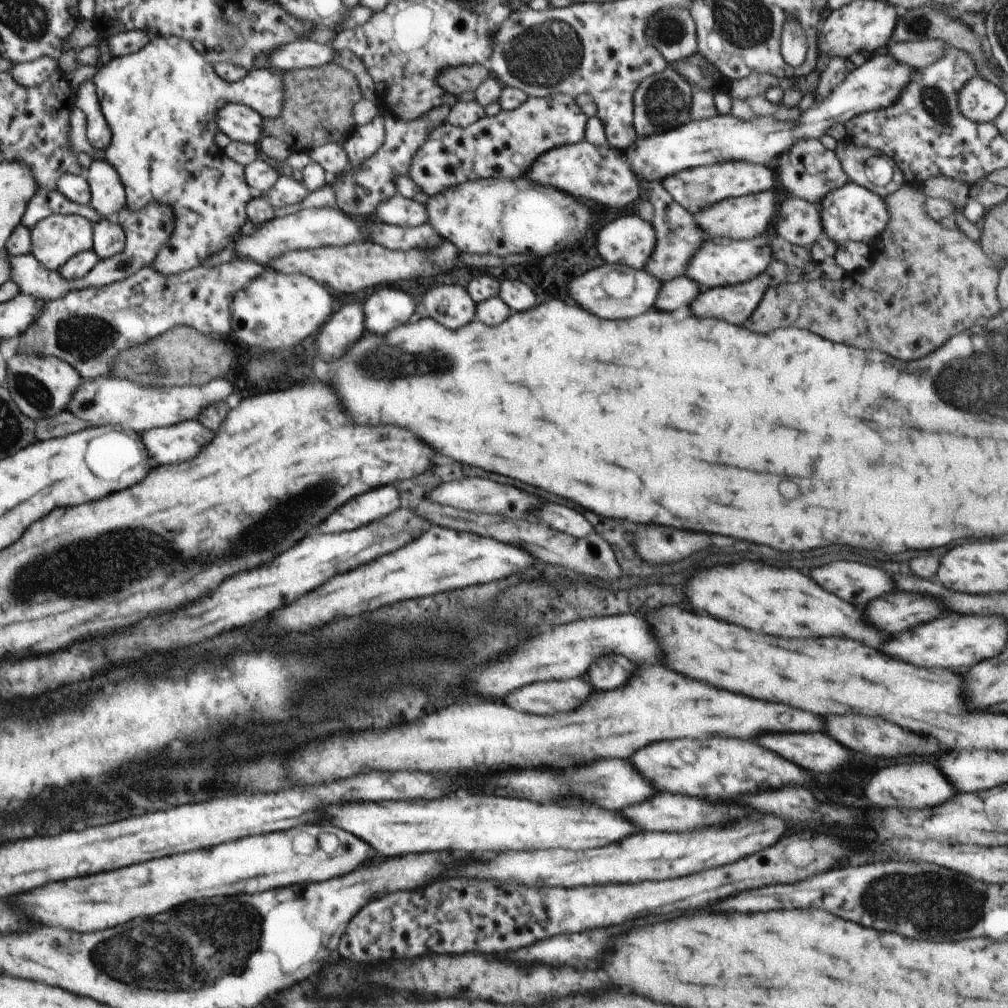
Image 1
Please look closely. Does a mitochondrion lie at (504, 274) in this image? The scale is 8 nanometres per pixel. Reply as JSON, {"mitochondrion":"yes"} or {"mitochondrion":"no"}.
{"mitochondrion":"no"}

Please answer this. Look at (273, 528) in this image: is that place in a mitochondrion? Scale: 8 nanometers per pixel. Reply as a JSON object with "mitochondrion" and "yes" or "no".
{"mitochondrion":"yes"}

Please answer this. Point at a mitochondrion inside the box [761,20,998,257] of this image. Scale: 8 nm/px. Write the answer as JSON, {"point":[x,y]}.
{"point":[934,102]}

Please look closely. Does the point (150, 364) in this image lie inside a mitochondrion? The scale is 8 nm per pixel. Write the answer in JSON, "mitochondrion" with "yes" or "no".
{"mitochondrion":"yes"}

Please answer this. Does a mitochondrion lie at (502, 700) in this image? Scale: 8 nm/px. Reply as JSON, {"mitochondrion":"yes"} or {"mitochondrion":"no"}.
{"mitochondrion":"no"}

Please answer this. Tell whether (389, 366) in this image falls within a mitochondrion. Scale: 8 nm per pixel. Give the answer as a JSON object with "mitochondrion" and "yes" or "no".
{"mitochondrion":"yes"}

